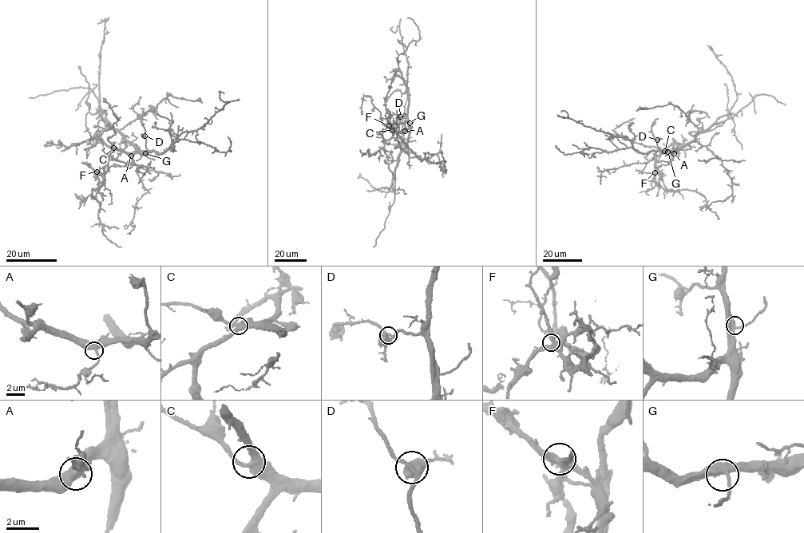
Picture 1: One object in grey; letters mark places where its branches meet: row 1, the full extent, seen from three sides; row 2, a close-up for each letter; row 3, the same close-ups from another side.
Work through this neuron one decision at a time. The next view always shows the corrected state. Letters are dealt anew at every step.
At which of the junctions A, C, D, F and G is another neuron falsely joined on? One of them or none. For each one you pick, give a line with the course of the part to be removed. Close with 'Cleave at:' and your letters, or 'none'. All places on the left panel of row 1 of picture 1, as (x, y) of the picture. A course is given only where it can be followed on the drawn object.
Cleave at: none

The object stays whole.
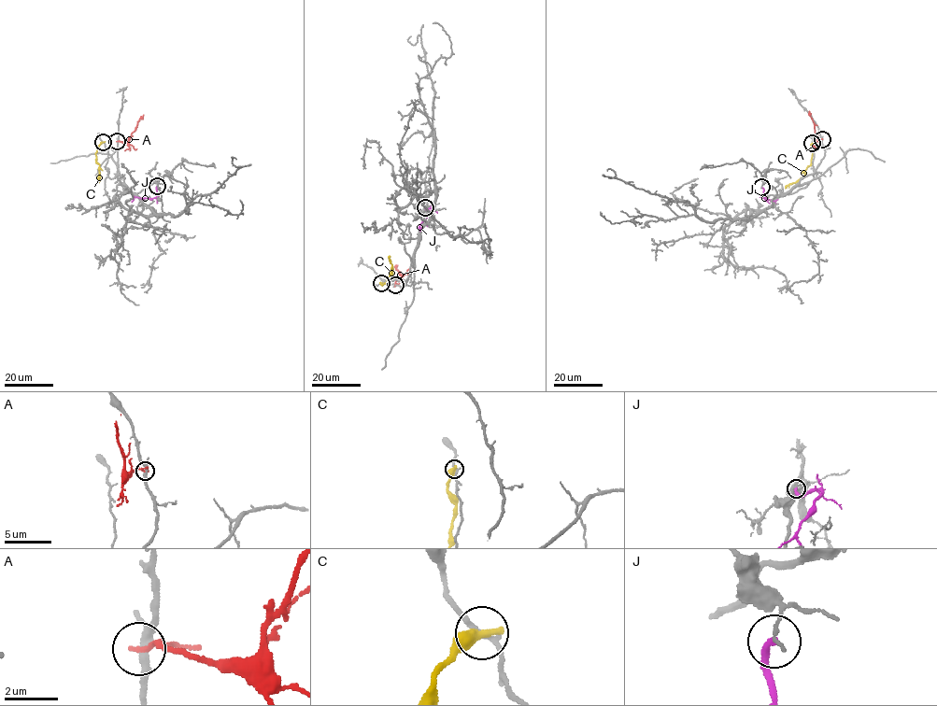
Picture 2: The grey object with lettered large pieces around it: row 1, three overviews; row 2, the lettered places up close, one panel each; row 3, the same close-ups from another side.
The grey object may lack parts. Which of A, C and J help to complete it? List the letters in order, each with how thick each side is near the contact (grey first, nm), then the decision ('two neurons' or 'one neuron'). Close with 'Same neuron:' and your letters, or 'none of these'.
A: 260 nm thick on the grey side, 150 nm on the other; two neurons
C: 180 nm thick on the grey side, 480 nm on the other; two neurons
J: 140 nm thick on the grey side, 280 nm on the other; two neurons
Same neuron: none of these

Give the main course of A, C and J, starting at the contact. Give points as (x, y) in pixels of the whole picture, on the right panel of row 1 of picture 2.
A: (822, 140), (816, 138), (809, 111)
C: (812, 144), (812, 162), (805, 175), (785, 189)
J: (761, 188), (764, 198), (773, 200), (775, 204)

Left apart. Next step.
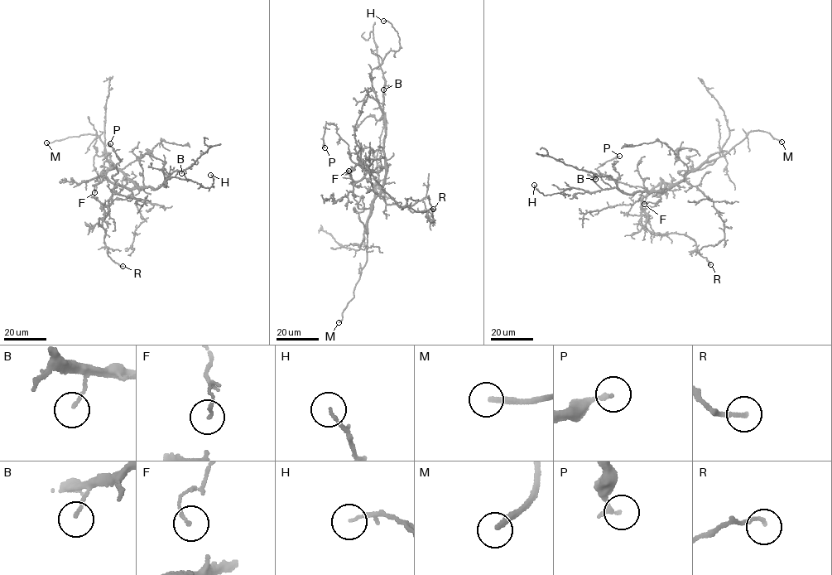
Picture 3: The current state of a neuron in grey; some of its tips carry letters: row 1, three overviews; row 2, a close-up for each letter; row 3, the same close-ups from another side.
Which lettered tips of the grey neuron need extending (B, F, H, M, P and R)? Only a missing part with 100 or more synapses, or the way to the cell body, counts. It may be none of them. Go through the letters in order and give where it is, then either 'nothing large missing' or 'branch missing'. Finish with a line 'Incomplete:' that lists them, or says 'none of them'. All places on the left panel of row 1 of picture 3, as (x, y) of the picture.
B: at (181, 173); nothing large missing
F: at (94, 192); nothing large missing
H: at (210, 175); nothing large missing
M: at (46, 142); branch missing
P: at (110, 143); nothing large missing
R: at (122, 266); nothing large missing
Incomplete: M

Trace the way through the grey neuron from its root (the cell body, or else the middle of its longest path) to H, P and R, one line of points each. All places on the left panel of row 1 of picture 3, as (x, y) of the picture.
H: (139, 187), (160, 187), (164, 181), (175, 176), (195, 181), (204, 187), (213, 187), (210, 175)
P: (139, 187), (128, 188), (116, 184), (112, 176), (118, 172), (116, 164), (121, 161), (110, 143)
R: (139, 187), (114, 186), (108, 200), (108, 212), (98, 220), (104, 229), (108, 256), (122, 266)

